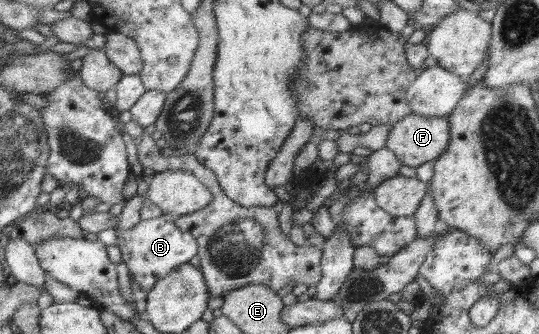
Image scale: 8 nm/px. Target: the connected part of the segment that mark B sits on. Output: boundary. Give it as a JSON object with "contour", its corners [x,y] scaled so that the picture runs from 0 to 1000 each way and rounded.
{"contour":[[[302,638],[289,653],[260,659],[250,680],[228,689],[213,683],[215,737],[224,757],[224,781],[237,799],[239,823],[263,868],[278,874],[297,835],[310,829],[336,793],[351,787],[367,763],[371,734],[365,713],[349,692],[328,680],[325,644]]]}

